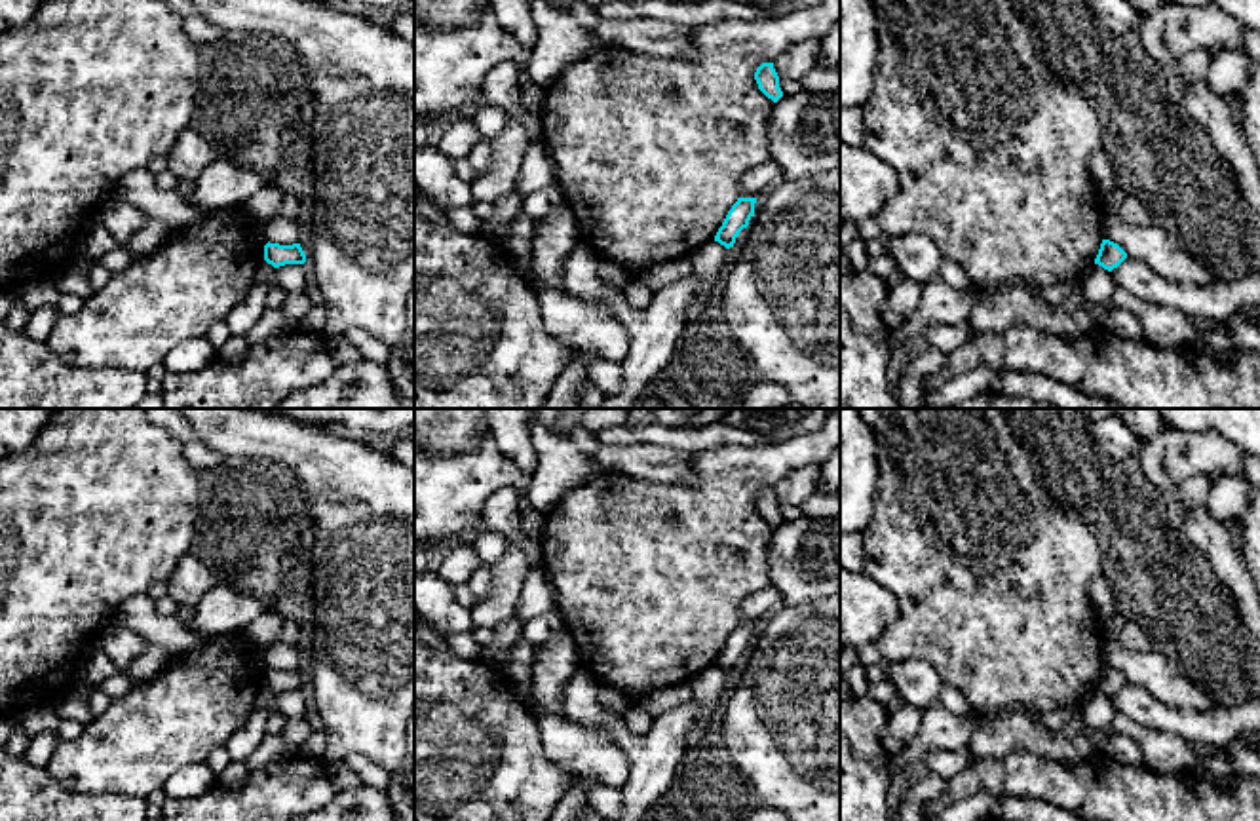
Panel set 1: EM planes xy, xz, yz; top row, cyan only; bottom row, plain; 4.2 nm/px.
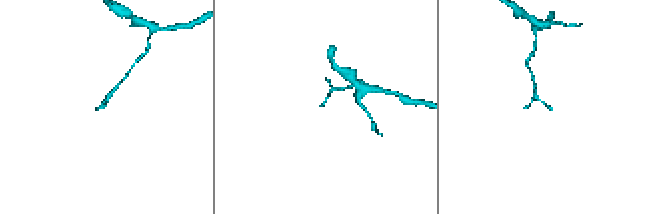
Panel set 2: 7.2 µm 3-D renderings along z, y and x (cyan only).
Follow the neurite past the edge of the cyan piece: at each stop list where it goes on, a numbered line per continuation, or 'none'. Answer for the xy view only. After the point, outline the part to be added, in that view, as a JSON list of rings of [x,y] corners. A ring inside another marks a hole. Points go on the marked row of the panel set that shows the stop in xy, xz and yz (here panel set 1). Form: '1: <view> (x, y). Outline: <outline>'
none

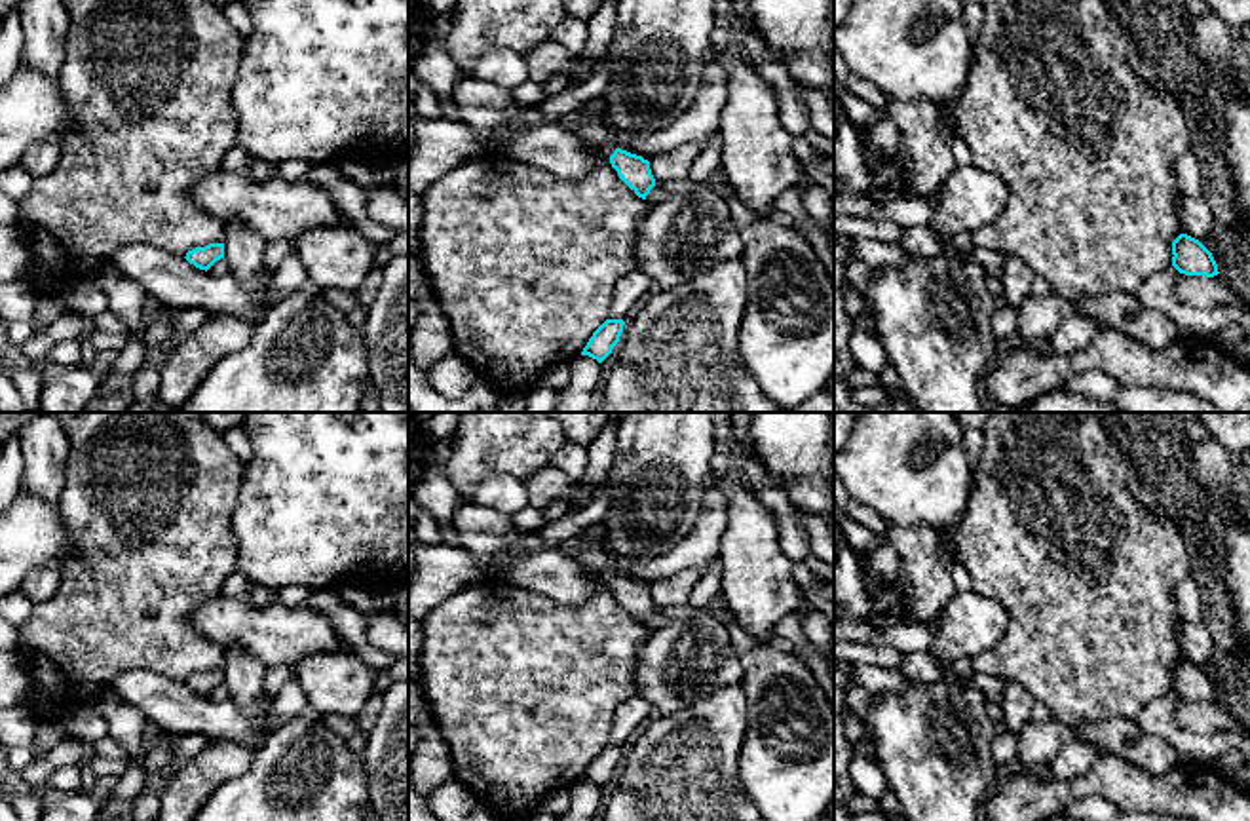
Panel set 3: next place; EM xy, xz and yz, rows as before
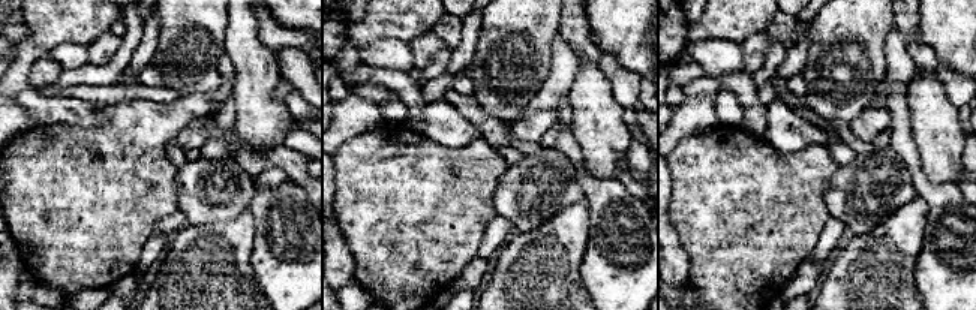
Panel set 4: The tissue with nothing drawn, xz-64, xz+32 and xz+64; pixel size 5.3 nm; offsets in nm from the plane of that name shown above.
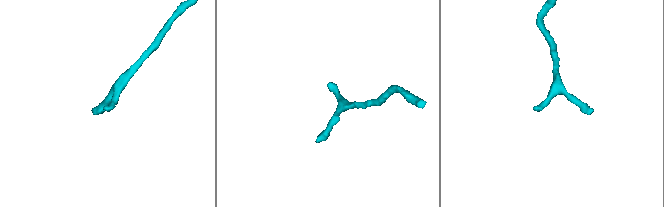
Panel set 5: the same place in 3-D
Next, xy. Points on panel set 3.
none

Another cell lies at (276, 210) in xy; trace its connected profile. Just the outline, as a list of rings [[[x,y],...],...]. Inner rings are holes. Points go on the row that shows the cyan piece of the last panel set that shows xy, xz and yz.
[[[217,169],[194,184],[190,198],[224,224],[241,224],[266,241],[296,241],[310,228],[342,224],[331,194],[308,177],[287,181],[274,175],[256,182],[243,173]]]

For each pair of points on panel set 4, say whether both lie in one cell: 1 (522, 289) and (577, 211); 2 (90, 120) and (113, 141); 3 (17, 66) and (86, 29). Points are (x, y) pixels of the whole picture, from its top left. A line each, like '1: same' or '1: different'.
1: same
2: different
3: same

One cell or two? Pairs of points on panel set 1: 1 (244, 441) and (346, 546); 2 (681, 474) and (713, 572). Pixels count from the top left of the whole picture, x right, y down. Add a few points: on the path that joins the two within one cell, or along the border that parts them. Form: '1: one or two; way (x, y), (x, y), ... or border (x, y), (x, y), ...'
1: one; way (280, 441), (346, 504), (346, 510)
2: two; border (690, 453), (692, 477), (687, 483), (641, 479)

